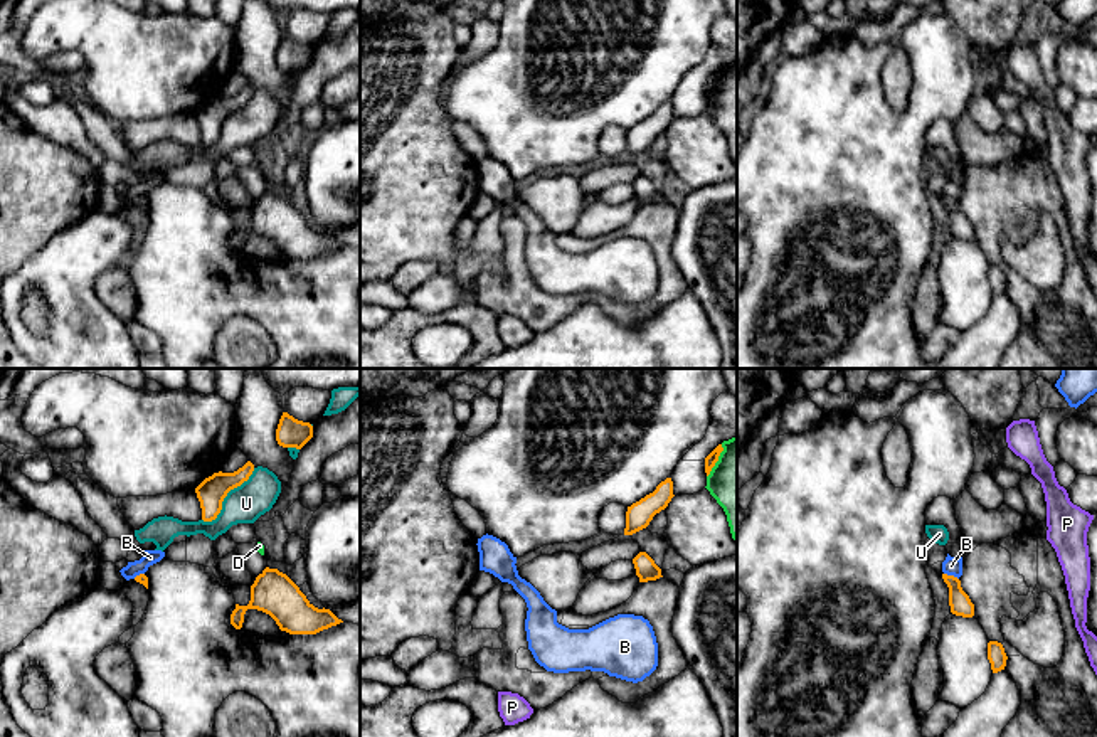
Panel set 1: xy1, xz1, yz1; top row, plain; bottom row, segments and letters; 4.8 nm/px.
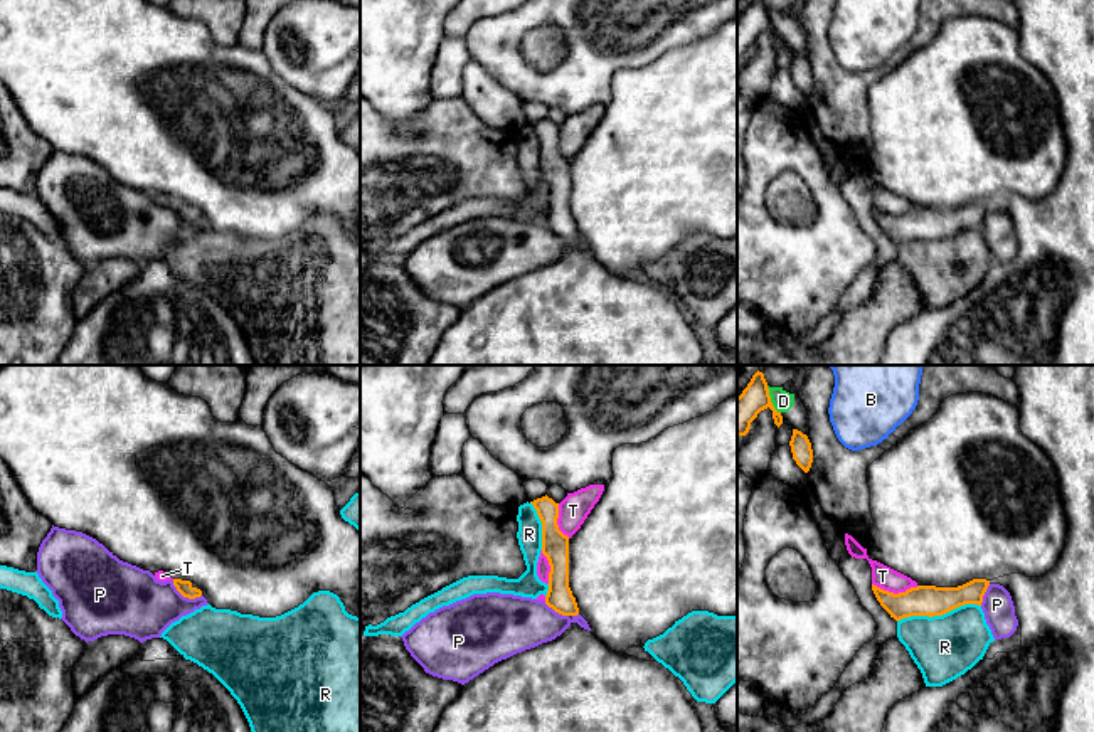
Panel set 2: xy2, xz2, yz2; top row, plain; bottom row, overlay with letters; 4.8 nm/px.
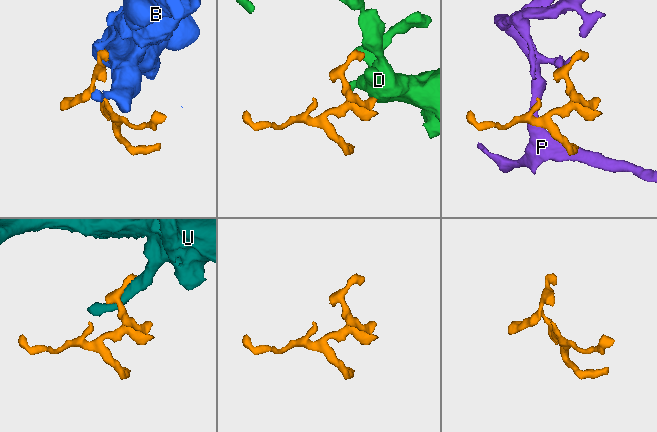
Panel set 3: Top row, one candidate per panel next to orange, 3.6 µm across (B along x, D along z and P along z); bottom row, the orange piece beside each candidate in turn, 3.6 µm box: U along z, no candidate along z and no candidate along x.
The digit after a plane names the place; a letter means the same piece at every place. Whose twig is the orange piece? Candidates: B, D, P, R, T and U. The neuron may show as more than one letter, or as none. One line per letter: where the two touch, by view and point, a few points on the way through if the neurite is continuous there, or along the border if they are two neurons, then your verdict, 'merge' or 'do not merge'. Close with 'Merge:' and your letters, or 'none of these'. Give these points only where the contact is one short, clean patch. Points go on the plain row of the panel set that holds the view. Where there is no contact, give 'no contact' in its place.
B: contact yz1 (951, 199); do not merge
D: contact yz2 (770, 22); do not merge
P: contact xy2 (185, 219); border xy2 (172, 204), (184, 219), (201, 219); do not merge
R: contact yz2 (938, 238); do not merge
T: contact yz2 (896, 217); do not merge
U: contact xy1 (226, 118); do not merge
Merge: none of these

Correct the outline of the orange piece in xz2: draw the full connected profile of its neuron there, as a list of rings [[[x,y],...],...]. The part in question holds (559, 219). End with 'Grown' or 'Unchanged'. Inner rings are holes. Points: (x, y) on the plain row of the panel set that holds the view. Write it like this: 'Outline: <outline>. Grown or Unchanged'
Outline: [[[547,118],[530,126],[542,145],[542,177],[550,188],[545,227],[562,239],[577,239],[579,231],[569,210],[569,160],[557,148],[559,126]]]. Unchanged

